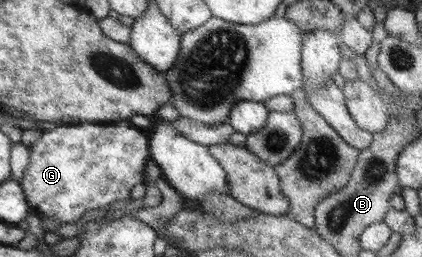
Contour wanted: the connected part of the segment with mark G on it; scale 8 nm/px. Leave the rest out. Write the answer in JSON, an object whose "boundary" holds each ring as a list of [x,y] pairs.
{"boundary":[[[128,120],[81,125],[63,124],[43,132],[42,137],[31,147],[30,165],[22,178],[21,187],[33,213],[58,223],[70,224],[79,221],[88,210],[111,206],[116,201],[129,198],[135,185],[145,183],[149,157],[149,141],[143,130]]]}

